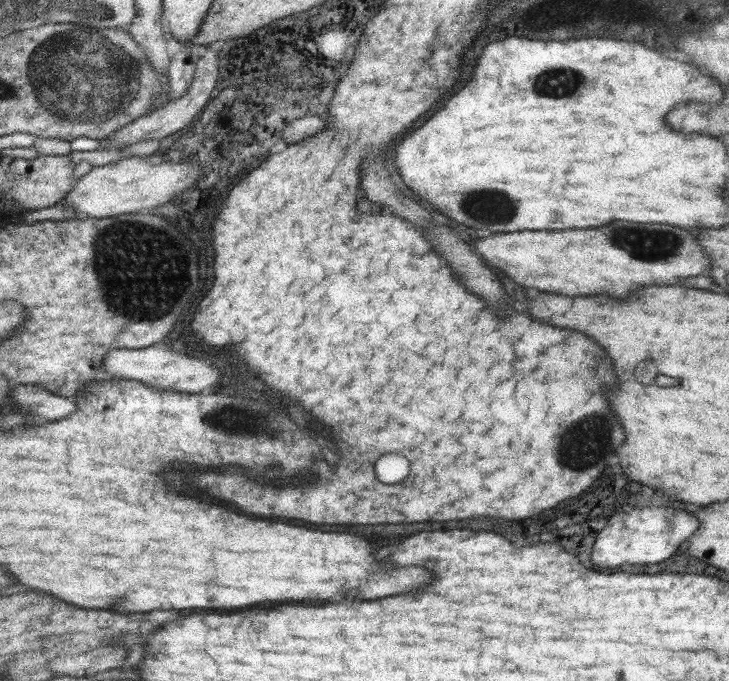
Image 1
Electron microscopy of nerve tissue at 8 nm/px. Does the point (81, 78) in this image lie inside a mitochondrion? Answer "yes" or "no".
yes

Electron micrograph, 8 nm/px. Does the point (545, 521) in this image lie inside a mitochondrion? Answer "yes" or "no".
no

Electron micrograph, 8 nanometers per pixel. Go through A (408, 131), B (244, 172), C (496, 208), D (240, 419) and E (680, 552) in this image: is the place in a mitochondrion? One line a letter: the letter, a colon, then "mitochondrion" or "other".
A: other
B: other
C: mitochondrion
D: mitochondrion
E: other

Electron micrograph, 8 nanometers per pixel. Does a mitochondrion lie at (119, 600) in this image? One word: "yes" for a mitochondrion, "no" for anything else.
yes

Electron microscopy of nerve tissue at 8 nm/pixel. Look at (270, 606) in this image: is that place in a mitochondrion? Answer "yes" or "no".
no

